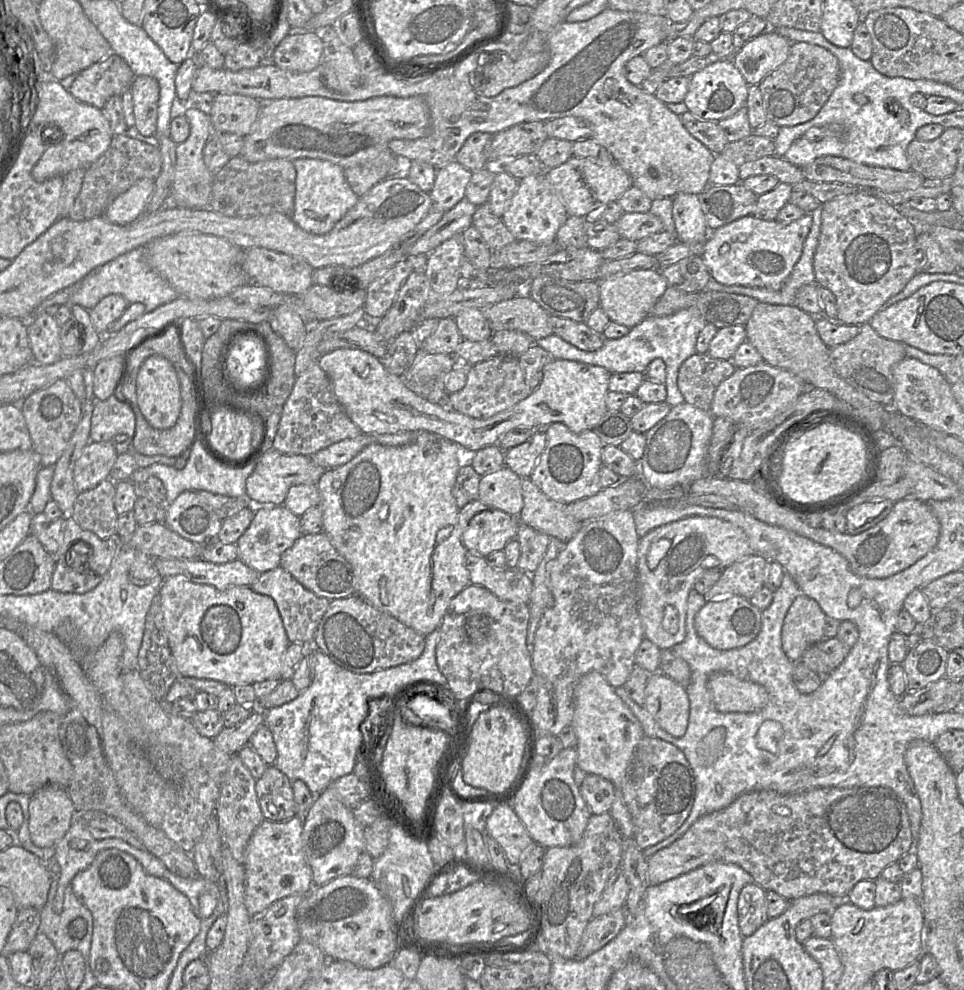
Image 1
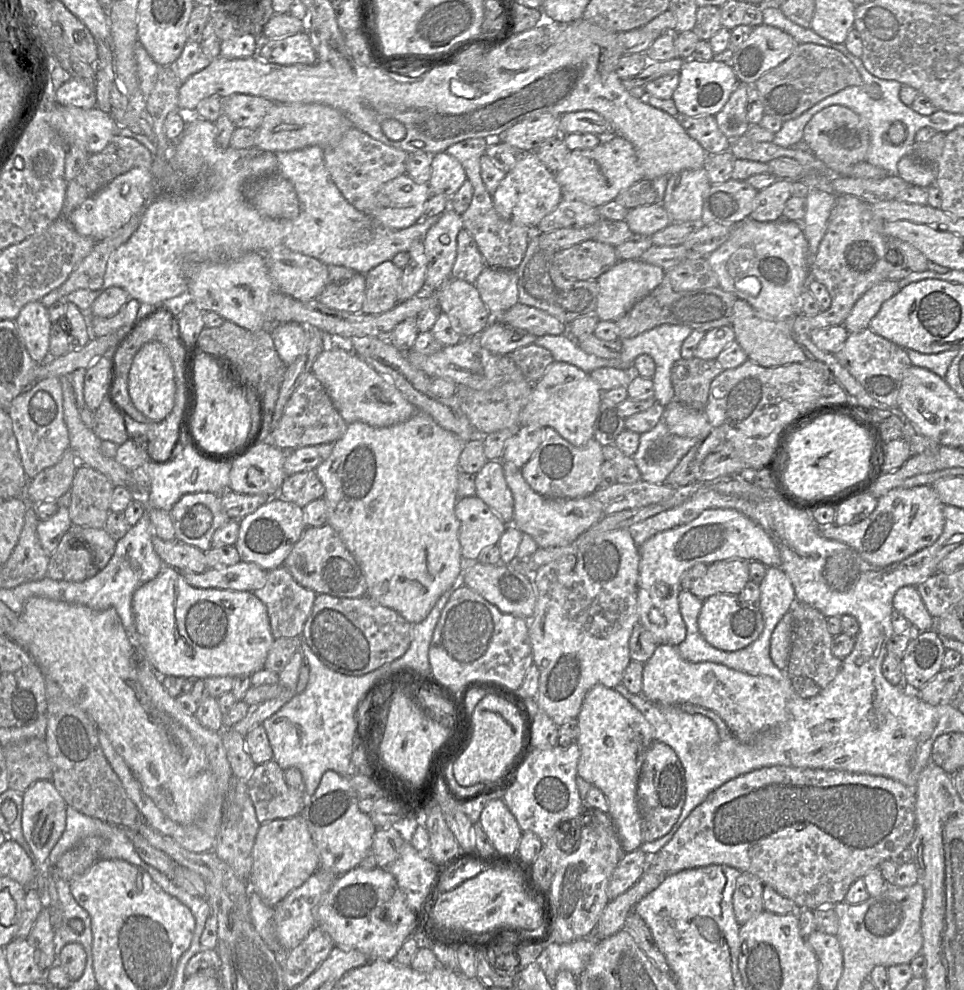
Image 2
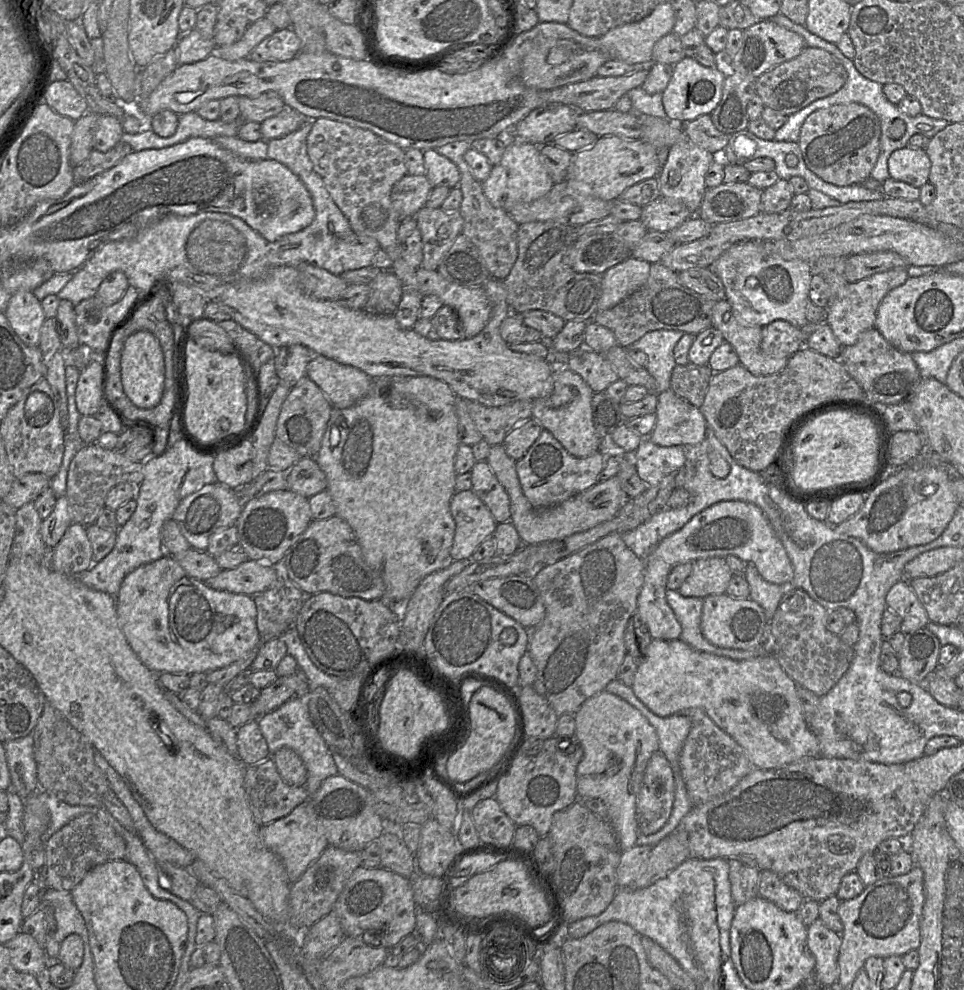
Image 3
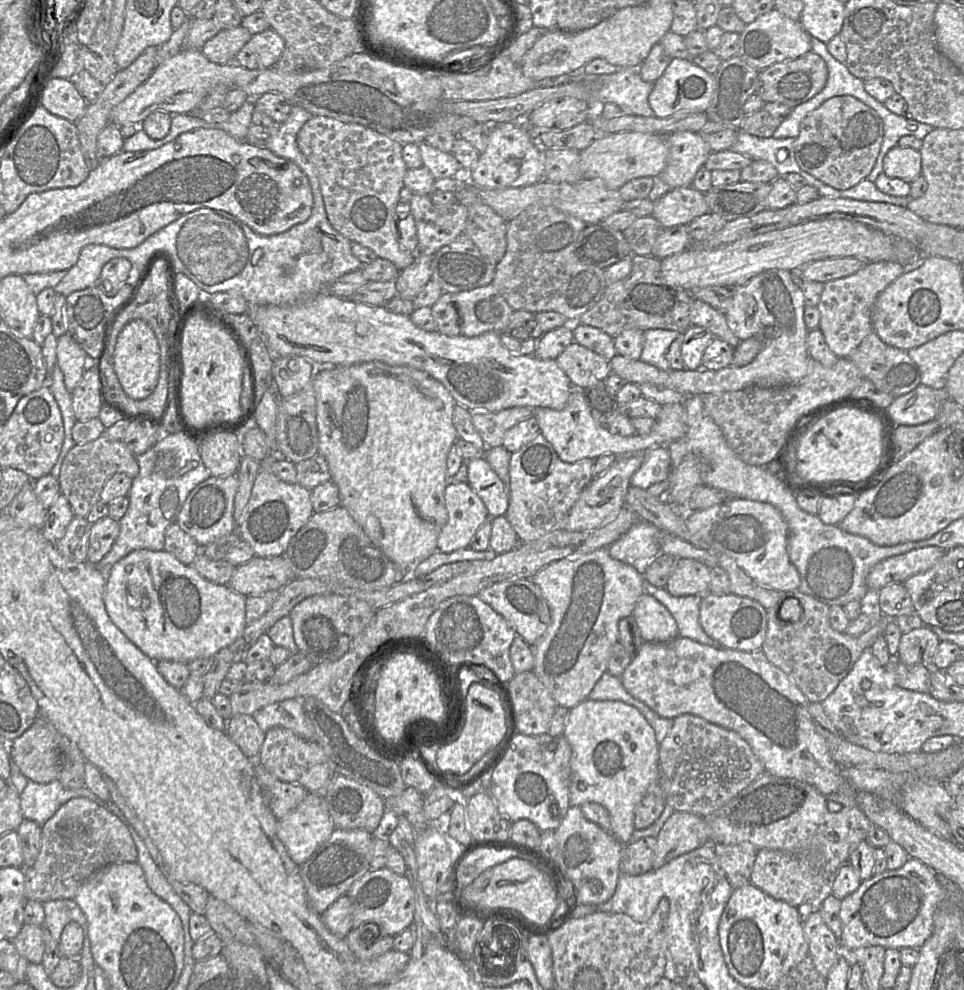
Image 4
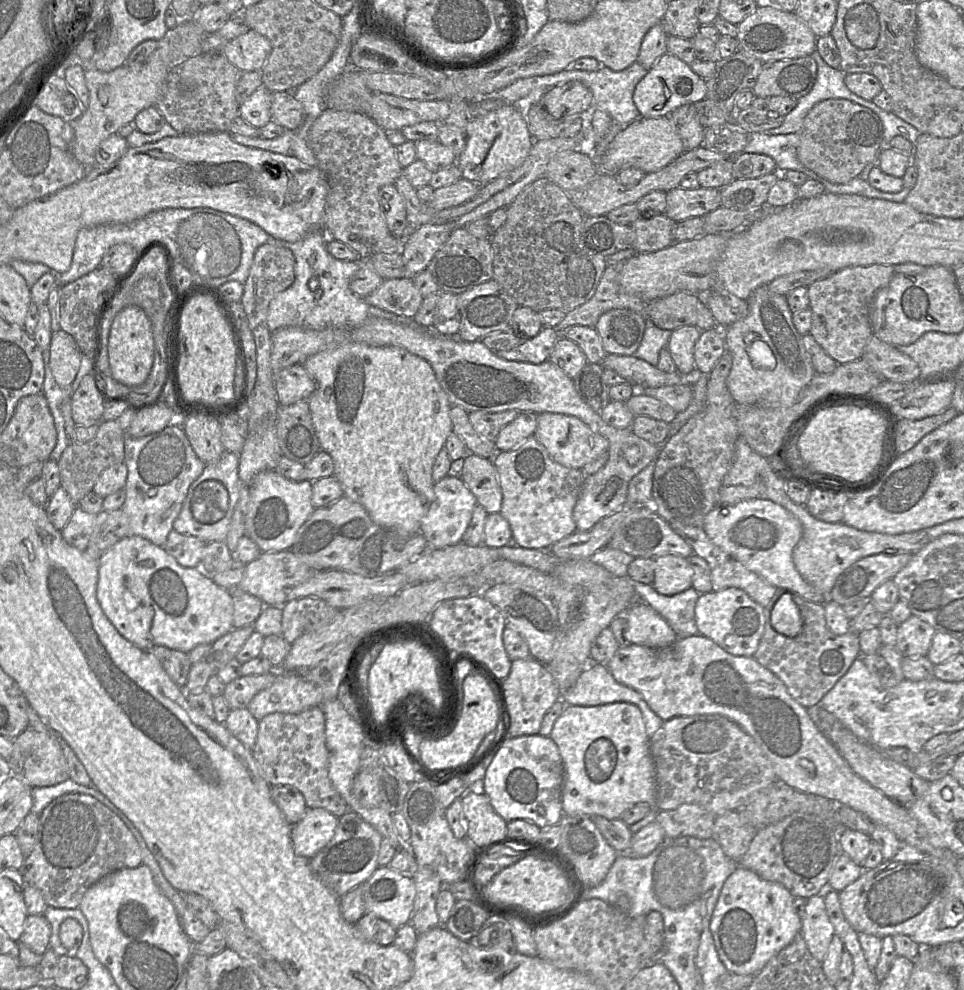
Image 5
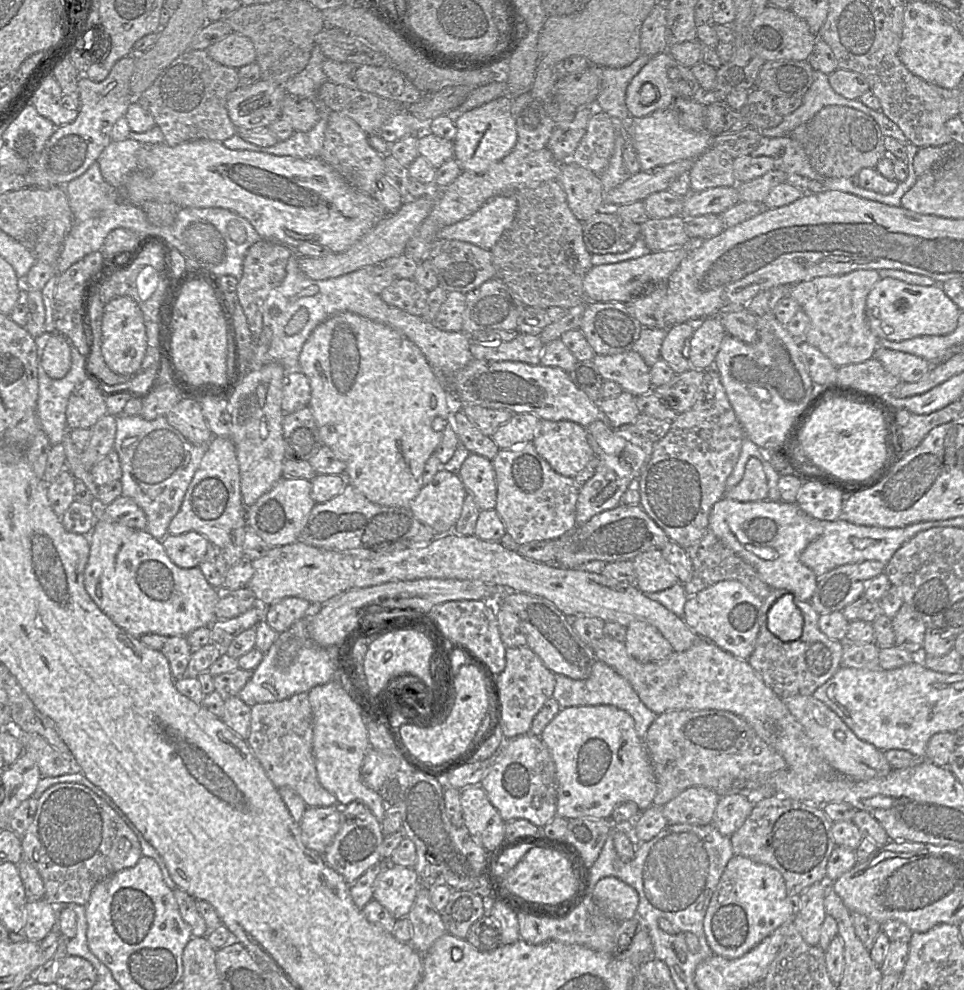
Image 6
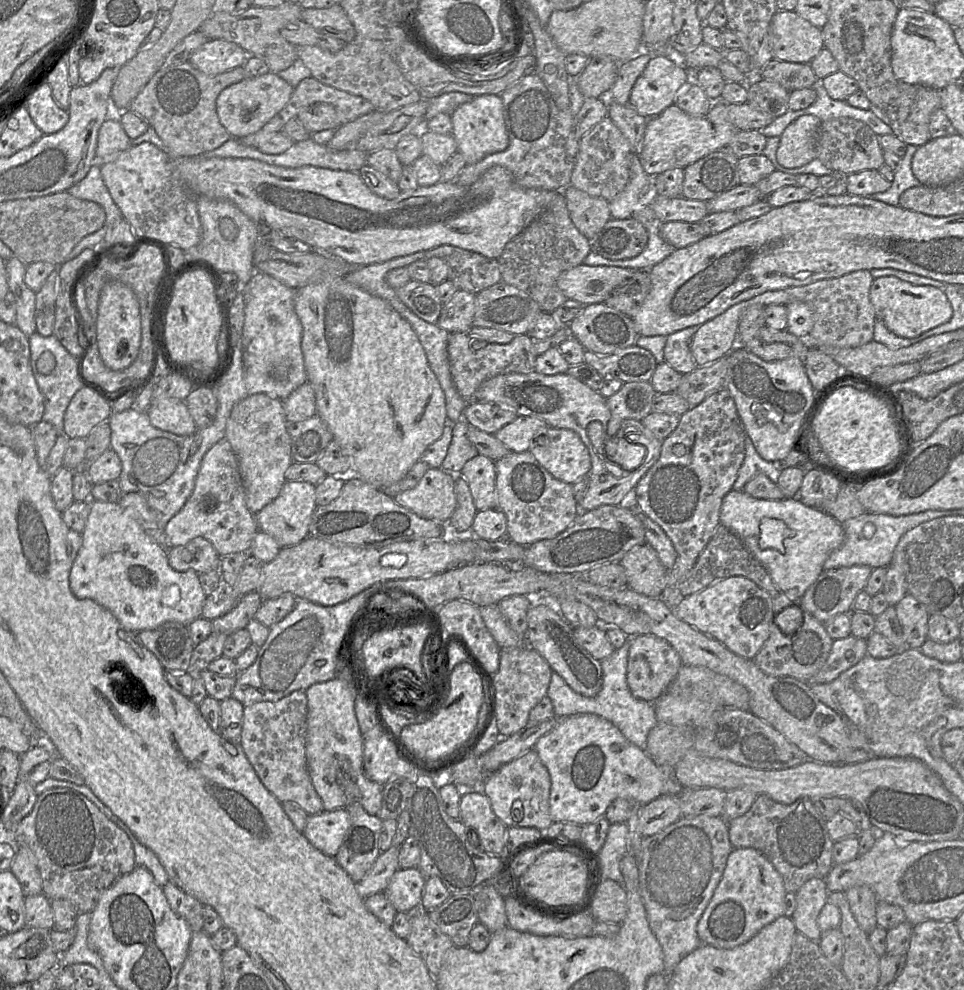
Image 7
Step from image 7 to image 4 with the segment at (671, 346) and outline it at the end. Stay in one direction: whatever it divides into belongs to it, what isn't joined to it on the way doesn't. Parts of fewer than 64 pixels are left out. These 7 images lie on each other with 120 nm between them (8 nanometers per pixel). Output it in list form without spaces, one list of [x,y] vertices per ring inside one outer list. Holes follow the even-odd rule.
[[[690,326],[680,335],[683,339],[681,356],[685,365],[684,370],[698,370],[701,367],[703,353],[715,336],[700,326]]]

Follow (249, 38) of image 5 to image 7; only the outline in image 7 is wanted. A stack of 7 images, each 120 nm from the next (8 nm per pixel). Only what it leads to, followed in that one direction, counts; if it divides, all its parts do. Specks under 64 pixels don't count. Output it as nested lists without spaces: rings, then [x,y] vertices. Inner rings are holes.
[[[209,39],[191,55],[189,62],[201,72],[216,76],[243,66],[248,56],[243,48],[233,42]]]

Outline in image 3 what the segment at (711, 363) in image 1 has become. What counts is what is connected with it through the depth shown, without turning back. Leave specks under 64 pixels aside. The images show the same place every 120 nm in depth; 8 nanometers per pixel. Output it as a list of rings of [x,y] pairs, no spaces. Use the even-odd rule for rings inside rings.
[[[708,364],[676,365],[672,371],[670,390],[696,408],[700,408],[714,373],[717,372],[713,372]]]

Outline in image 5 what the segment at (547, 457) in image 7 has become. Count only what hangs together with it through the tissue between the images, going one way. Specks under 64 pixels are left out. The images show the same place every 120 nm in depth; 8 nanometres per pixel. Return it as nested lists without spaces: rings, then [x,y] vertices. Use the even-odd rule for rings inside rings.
[[[543,412],[537,416],[537,426],[534,437],[546,448],[550,457],[568,468],[582,469],[586,464],[592,462],[604,453],[608,453],[609,441],[603,435],[593,432],[590,427],[575,416]]]

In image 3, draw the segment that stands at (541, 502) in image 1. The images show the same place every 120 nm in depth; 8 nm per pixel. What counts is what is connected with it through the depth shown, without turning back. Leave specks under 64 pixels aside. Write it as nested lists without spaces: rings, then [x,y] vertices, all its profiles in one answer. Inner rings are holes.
[[[502,444],[490,447],[486,462],[510,498],[510,522],[516,528],[520,538],[528,544],[561,541],[576,533],[588,531],[605,521],[613,519],[623,504],[629,500],[625,497],[620,480],[616,475],[606,481],[599,481],[591,488],[560,504],[536,510],[522,491],[516,470],[516,461],[506,453]]]

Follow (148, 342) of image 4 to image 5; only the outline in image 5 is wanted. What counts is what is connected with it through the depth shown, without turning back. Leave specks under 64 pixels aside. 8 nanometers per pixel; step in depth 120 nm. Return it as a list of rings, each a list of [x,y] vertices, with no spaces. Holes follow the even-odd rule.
[[[128,305],[115,316],[108,337],[108,357],[113,378],[126,386],[139,386],[148,378],[154,362],[151,322],[138,306]]]

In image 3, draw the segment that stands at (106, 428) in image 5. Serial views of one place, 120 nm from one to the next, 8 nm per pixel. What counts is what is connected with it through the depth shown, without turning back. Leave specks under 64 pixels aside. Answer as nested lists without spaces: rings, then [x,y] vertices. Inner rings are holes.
[[[97,443],[84,445],[72,458],[68,474],[65,496],[73,522],[89,526],[106,508],[105,500],[109,491],[119,483],[139,486],[144,479],[144,463],[130,461],[116,450],[107,450]]]

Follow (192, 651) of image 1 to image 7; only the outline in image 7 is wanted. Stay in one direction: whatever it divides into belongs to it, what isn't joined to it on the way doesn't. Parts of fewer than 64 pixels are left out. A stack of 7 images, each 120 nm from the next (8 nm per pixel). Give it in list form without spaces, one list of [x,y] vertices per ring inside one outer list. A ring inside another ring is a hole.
[[[91,501],[91,511],[89,513],[85,529],[82,532],[82,545],[70,571],[69,585],[72,593],[77,598],[94,600],[99,605],[108,609],[120,622],[122,627],[131,632],[151,630],[169,621],[180,622],[188,625],[191,621],[201,617],[202,608],[207,597],[201,587],[199,574],[194,570],[174,570],[168,562],[168,549],[153,541],[145,533],[142,527],[134,520],[134,518],[131,517],[131,515],[125,511],[118,502]]]

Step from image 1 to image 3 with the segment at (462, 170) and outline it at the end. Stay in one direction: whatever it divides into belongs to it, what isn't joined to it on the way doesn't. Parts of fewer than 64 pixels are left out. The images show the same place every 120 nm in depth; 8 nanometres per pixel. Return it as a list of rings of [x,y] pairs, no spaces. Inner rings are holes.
[[[435,149],[423,151],[426,177],[433,187],[458,187],[461,173],[458,166],[449,158],[439,154]]]

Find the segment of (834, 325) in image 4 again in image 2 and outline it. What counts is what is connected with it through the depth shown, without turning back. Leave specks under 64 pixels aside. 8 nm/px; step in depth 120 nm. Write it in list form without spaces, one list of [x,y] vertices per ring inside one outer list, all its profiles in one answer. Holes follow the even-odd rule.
[[[886,279],[871,287],[855,303],[843,326],[849,334],[868,328],[884,302],[900,290],[899,281]]]

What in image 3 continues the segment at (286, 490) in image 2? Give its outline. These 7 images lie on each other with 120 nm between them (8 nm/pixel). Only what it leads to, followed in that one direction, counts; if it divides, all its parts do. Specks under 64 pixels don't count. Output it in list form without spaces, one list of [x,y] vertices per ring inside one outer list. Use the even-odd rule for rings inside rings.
[[[302,457],[287,472],[288,490],[310,498],[328,488],[326,474],[315,457]]]

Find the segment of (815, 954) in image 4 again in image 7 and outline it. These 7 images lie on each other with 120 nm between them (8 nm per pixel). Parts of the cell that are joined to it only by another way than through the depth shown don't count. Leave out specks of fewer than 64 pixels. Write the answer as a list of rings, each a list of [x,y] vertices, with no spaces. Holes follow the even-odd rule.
[[[820,878],[806,881],[795,893],[796,908],[791,919],[796,930],[814,942],[819,942],[821,938],[822,932],[817,920],[829,893],[825,879]]]

